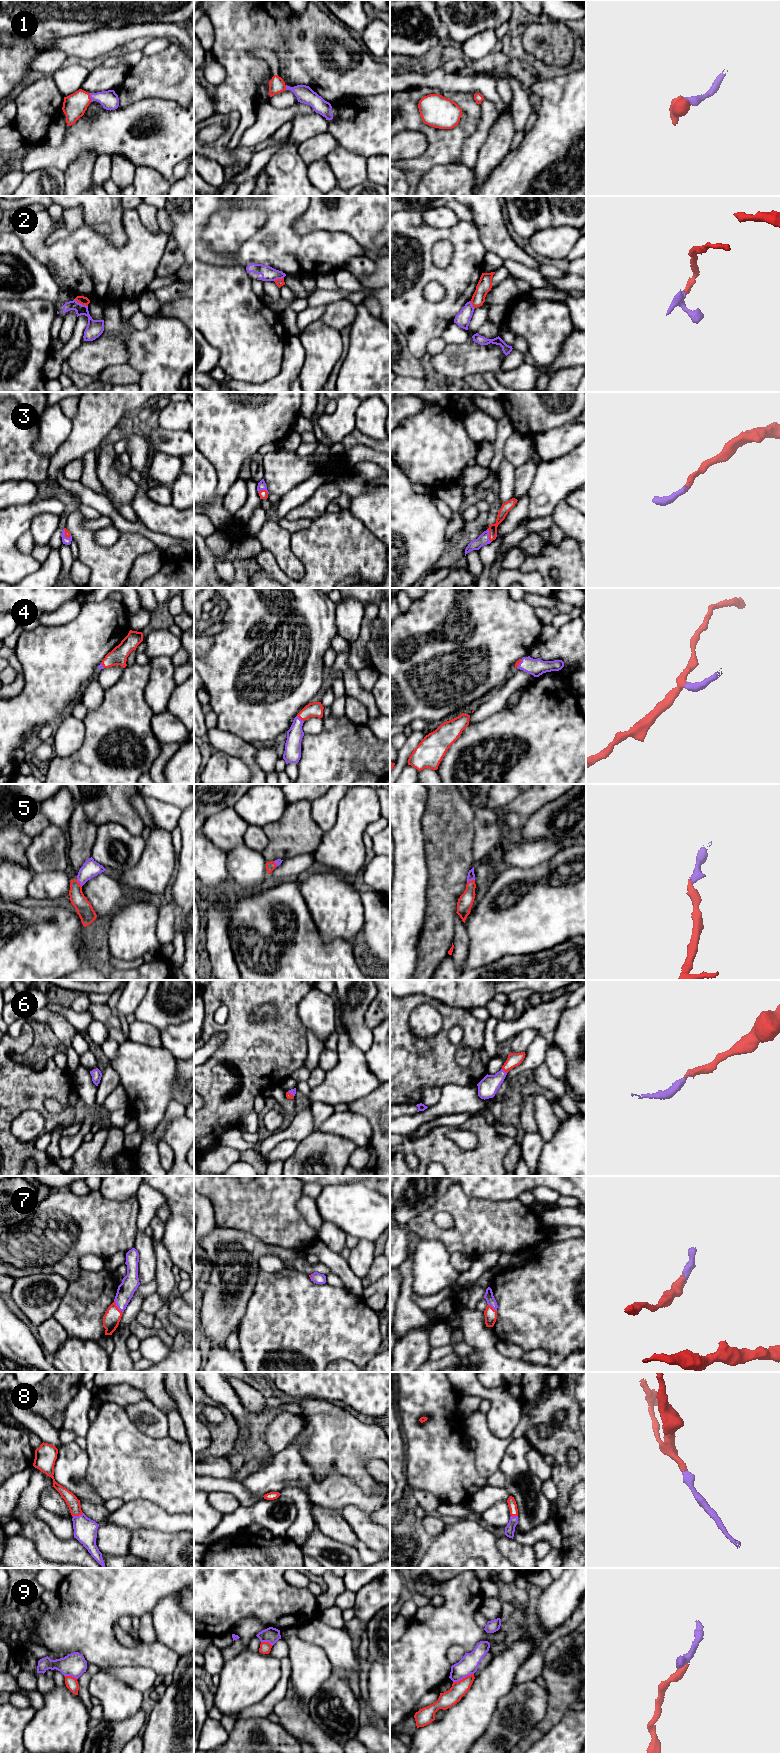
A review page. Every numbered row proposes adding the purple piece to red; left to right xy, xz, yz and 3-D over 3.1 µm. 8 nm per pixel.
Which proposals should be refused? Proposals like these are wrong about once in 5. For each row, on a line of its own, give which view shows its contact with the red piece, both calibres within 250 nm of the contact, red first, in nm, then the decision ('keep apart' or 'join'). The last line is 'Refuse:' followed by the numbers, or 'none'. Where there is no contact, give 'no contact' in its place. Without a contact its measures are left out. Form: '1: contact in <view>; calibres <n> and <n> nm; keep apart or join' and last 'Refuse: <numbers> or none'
1: contact in xy; calibres 190 and 150 nm; join
2: contact in xy; calibres 70 and 140 nm; keep apart
3: contact in yz; calibres 70 and 90 nm; join
4: contact in xz; calibres 120 and 130 nm; join
5: contact in yz; calibres 120 and 60 nm; join
6: contact in yz; calibres 110 and 160 nm; join
7: contact in xy; calibres 140 and 140 nm; join
8: contact in xy; calibres 100 and 190 nm; join
9: contact in yz; calibres 130 and 150 nm; keep apart
Refuse: 2, 9

